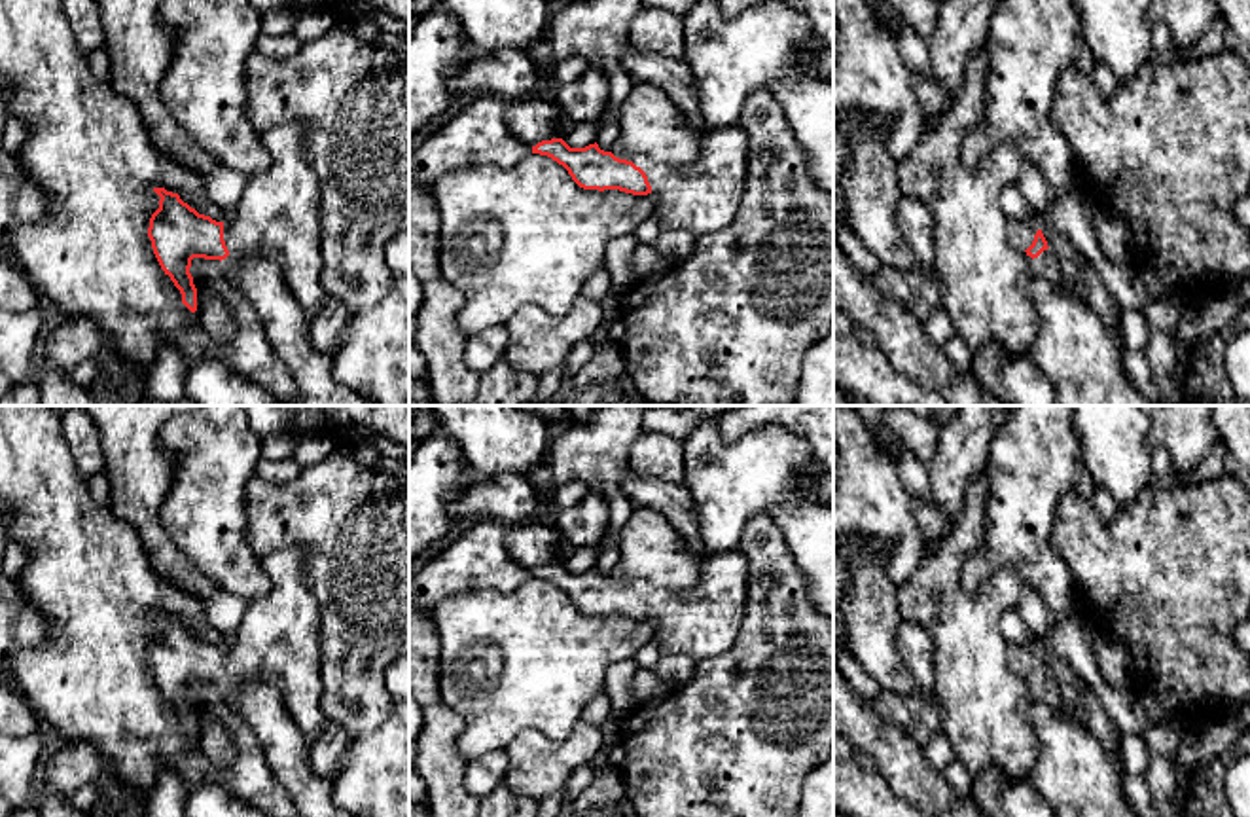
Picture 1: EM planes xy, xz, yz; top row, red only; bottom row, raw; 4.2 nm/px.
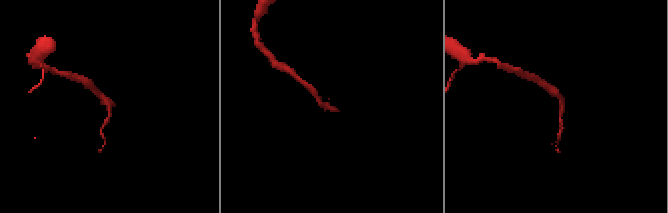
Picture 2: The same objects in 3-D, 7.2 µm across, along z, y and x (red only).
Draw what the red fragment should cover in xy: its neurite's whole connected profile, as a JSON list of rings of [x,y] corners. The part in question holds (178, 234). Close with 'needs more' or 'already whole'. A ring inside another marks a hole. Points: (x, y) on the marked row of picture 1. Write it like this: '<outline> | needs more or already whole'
[[[284,123],[261,135],[271,165],[248,180],[235,216],[225,224],[199,214],[178,193],[153,188],[161,199],[148,237],[161,269],[191,313],[197,311],[189,273],[193,258],[267,258],[280,267],[307,317],[326,303],[320,281],[320,182],[305,155],[305,131],[305,123]]] | needs more

